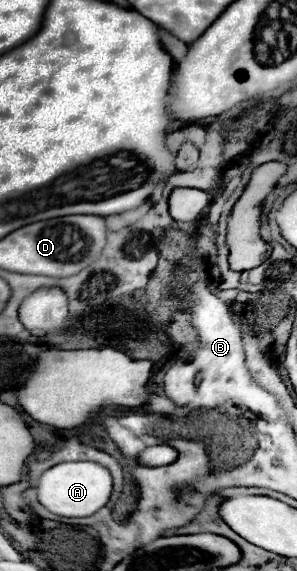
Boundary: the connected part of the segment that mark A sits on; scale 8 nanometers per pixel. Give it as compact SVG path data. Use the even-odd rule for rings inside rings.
M62 462L42 472L36 484L38 502L56 516L92 516L98 512L112 494L110 472L96 462Z

